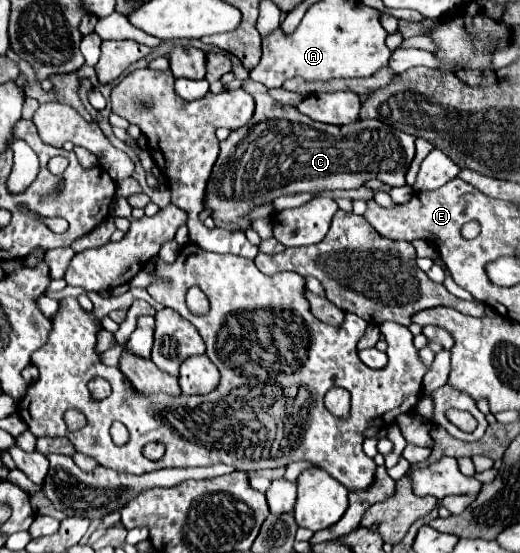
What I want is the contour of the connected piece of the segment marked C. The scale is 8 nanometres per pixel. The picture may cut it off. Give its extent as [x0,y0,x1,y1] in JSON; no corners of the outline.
[205,79,415,231]

